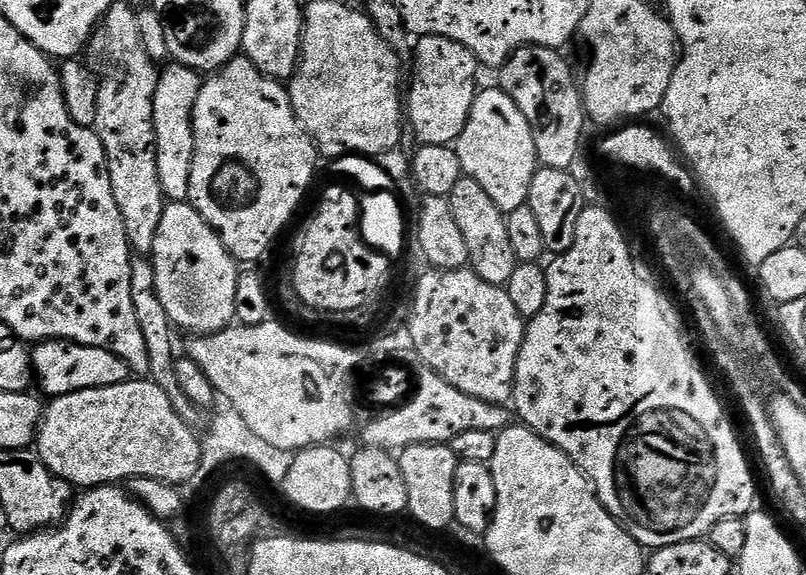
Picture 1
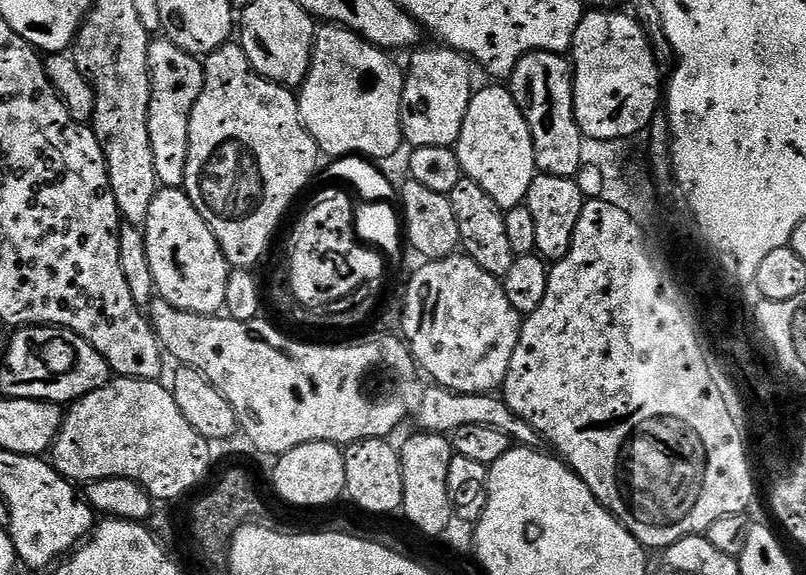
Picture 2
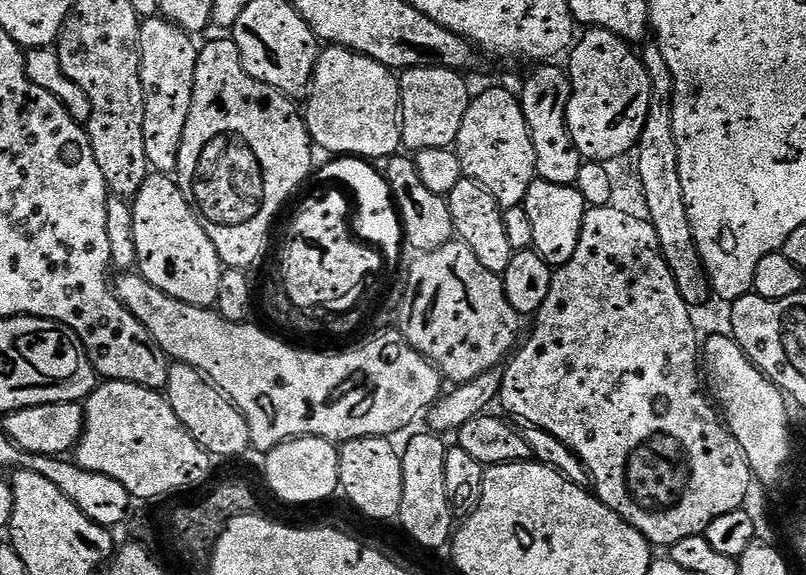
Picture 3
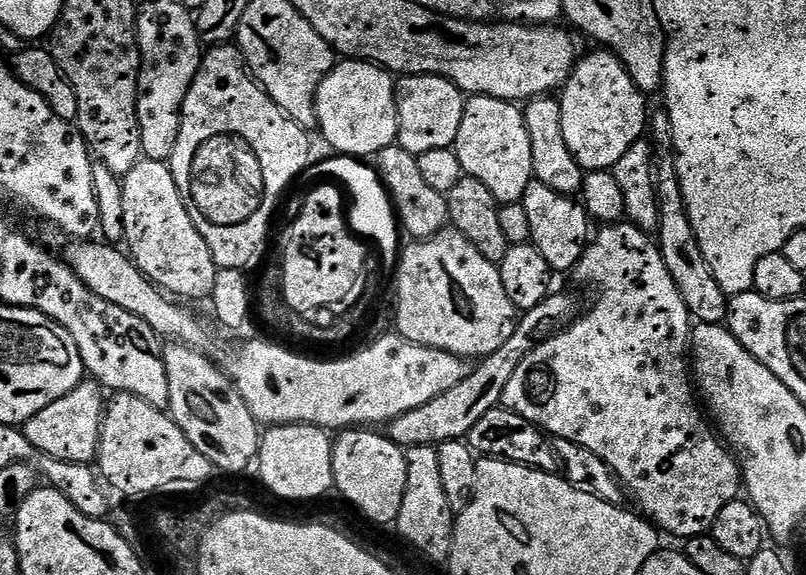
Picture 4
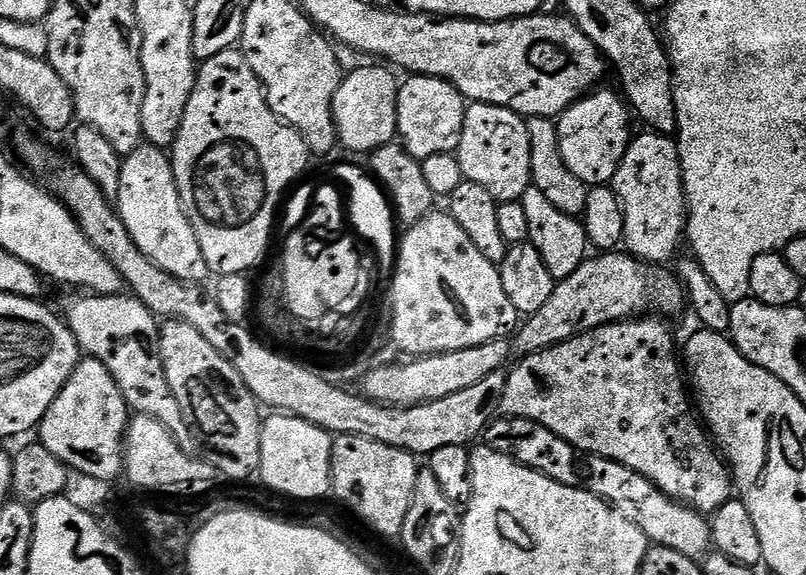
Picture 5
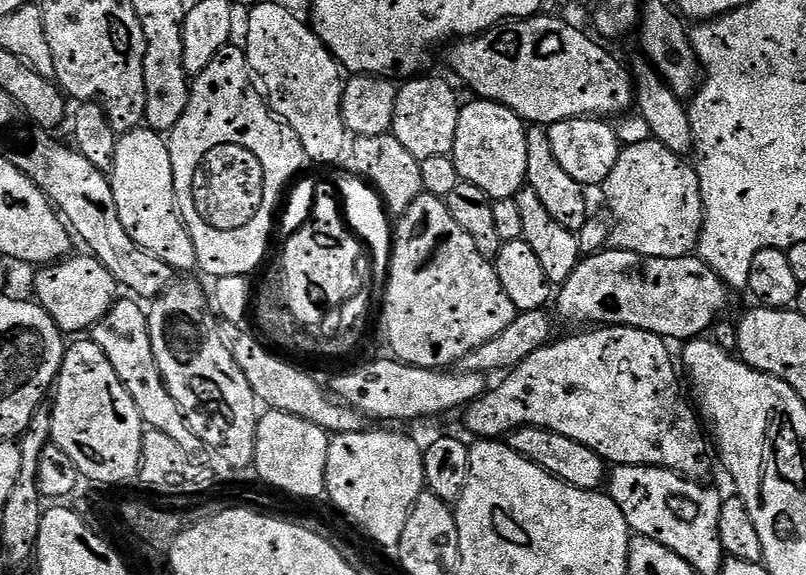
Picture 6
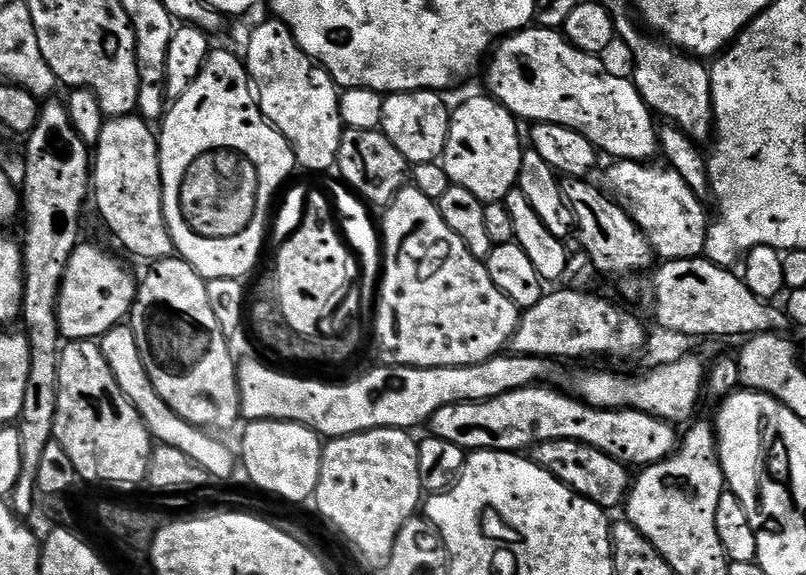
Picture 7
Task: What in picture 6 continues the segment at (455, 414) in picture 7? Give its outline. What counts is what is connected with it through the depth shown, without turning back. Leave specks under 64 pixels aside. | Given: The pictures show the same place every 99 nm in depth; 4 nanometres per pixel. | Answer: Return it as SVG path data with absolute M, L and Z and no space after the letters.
M600 326L595 330L584 330L584 331L592 331L592 332L584 332L581 336L568 336L565 340L556 340L553 339L551 342L544 345L543 348L539 348L538 350L534 350L534 354L530 354L529 356L522 361L522 363L517 367L511 369L503 377L504 380L500 385L493 387L491 390L484 393L484 395L477 398L477 400L473 400L471 404L467 405L463 409L462 415L464 415L464 424L469 428L470 431L473 432L473 437L483 438L485 440L494 440L497 438L507 437L508 433L514 431L516 428L545 428L546 430L550 430L551 432L557 432L558 434L566 434L566 438L574 438L574 442L582 442L582 446L590 446L590 450L594 450L602 459L607 462L609 465L615 466L617 464L647 464L650 468L669 468L672 472L679 472L689 478L704 478L704 475L708 472L708 444L704 441L704 432L705 429L702 427L701 421L698 419L698 412L695 407L692 408L690 405L684 401L684 396L680 393L680 384L676 381L676 368L678 372L678 364L672 361L672 352L668 347L670 347L669 341L665 339L665 337L659 336L658 334L654 334L653 332L647 332L646 330L638 330L637 328L622 328L619 326Z

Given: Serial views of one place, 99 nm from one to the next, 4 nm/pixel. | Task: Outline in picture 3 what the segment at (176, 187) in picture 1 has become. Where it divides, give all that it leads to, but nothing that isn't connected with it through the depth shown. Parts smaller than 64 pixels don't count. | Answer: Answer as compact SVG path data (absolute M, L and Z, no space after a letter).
M163 15L147 17L140 26L140 77L144 91L142 138L146 142L149 169L160 174L175 173L178 150L182 146L182 130L190 118L190 102L194 98L194 70L200 48L193 37Z

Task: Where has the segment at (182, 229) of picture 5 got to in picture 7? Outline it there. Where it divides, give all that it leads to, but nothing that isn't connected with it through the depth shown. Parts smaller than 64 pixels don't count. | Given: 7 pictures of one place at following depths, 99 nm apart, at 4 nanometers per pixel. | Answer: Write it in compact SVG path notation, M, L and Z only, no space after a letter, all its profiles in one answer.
M139 115L118 116L104 121L100 140L94 146L94 167L90 172L90 184L94 189L94 200L100 210L104 224L116 235L116 240L132 256L141 256L147 262L169 259L174 249L170 230L164 217L162 198L162 178L160 177L160 145L155 131L150 129L149 121Z

